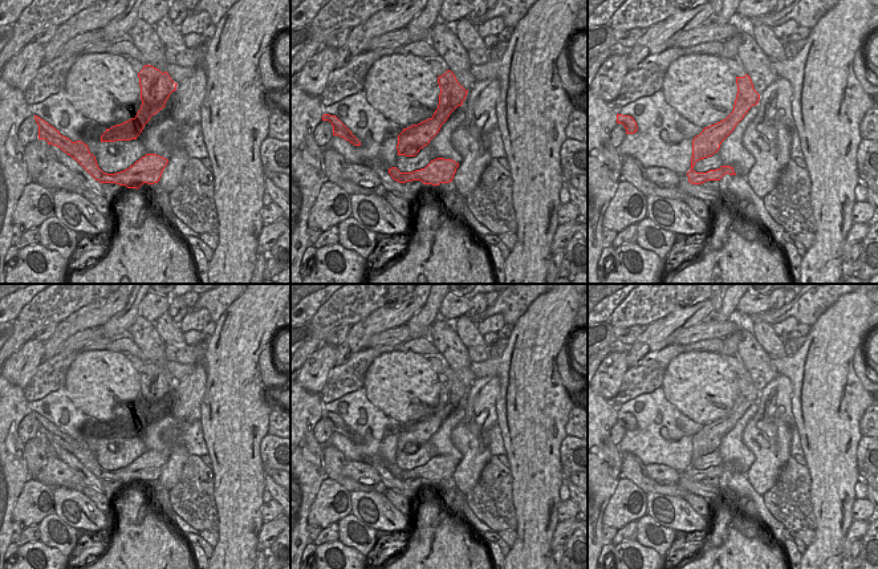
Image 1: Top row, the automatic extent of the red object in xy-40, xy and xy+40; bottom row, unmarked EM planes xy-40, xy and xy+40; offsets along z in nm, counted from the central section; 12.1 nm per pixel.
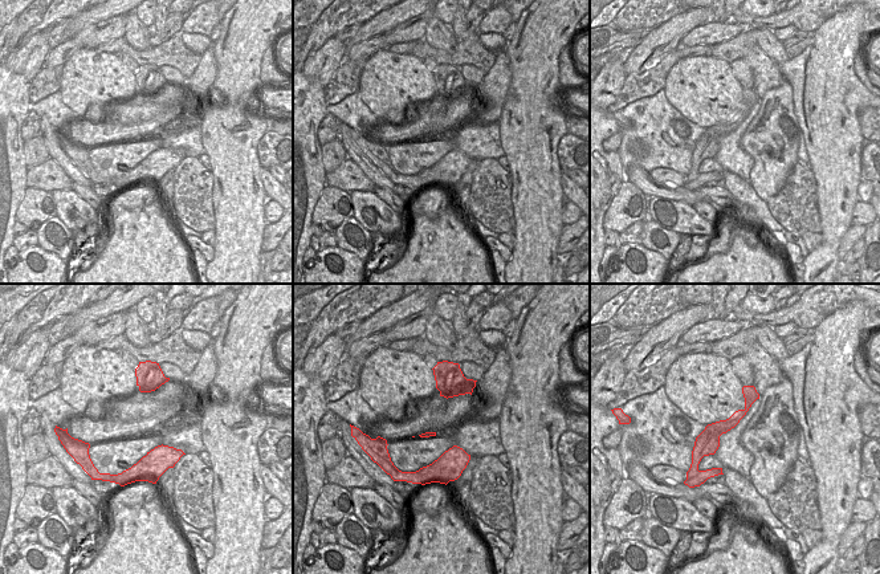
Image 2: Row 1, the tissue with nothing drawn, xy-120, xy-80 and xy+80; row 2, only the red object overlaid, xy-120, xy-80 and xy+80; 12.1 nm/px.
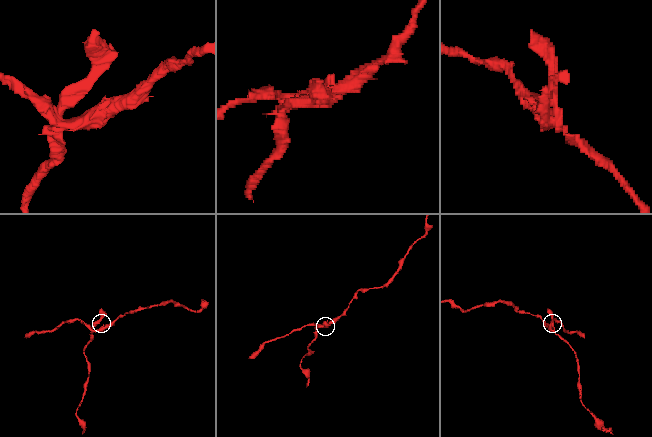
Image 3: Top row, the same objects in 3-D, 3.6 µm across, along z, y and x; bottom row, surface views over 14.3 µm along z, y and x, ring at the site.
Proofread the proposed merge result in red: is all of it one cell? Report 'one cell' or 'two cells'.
two cells

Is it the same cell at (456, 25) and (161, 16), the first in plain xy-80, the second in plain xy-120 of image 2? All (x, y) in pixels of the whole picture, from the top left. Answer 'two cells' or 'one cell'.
one cell

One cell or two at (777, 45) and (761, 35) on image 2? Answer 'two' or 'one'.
one

